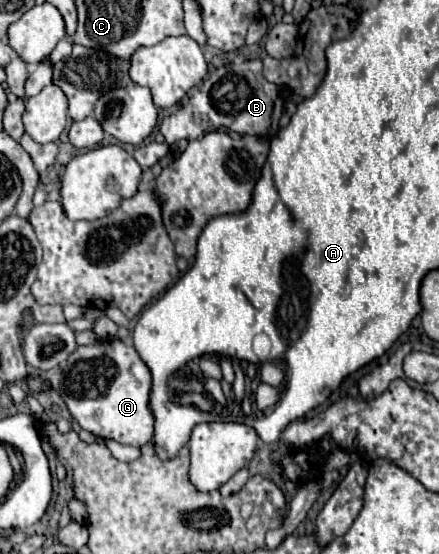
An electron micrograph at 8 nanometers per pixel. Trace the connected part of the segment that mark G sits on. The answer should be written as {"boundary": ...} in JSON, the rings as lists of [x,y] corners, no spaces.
{"boundary":[[[113,338],[93,346],[79,346],[63,366],[61,398],[79,426],[105,440],[129,446],[145,446],[153,438],[153,416],[149,410],[151,374],[133,346]]]}

